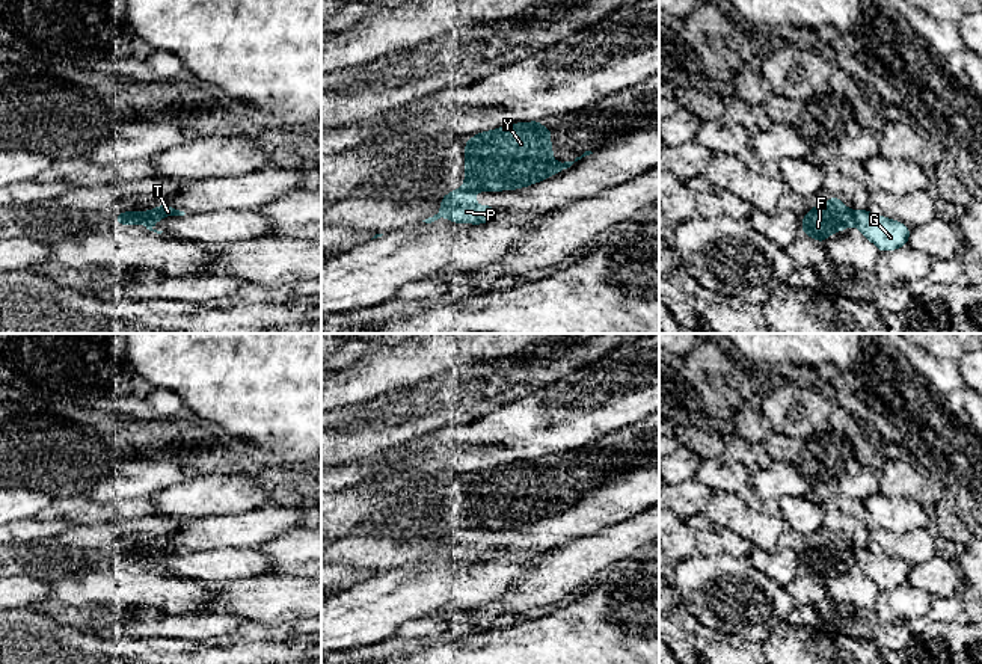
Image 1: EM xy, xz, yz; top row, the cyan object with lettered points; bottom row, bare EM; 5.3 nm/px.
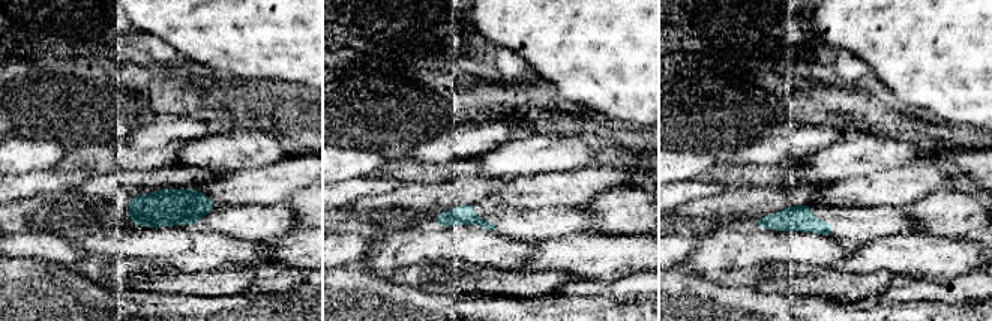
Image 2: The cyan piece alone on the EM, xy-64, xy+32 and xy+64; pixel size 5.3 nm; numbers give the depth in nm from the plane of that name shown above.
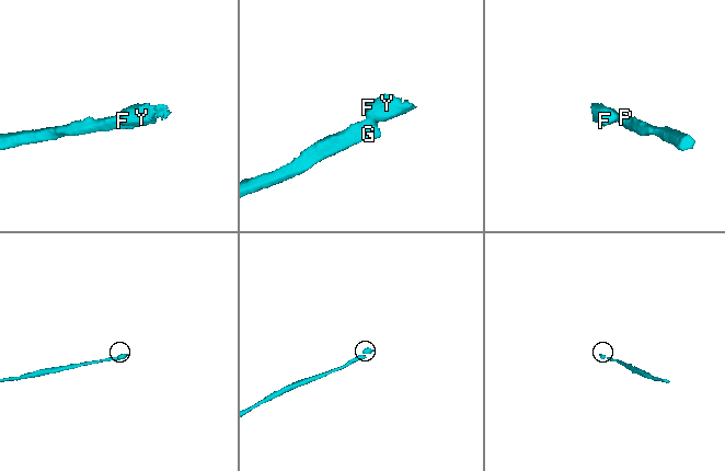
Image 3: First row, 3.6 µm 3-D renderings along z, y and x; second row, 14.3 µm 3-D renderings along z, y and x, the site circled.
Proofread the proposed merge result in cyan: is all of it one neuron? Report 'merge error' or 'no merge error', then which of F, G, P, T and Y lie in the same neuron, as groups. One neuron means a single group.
merge error | F T Y / G P

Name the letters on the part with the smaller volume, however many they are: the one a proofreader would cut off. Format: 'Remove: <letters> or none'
Remove: F, T, Y

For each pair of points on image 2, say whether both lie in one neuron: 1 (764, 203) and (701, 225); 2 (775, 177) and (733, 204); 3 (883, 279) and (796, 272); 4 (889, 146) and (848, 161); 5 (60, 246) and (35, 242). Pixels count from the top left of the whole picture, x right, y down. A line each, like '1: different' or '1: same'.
1: different
2: different
3: same
4: same
5: same

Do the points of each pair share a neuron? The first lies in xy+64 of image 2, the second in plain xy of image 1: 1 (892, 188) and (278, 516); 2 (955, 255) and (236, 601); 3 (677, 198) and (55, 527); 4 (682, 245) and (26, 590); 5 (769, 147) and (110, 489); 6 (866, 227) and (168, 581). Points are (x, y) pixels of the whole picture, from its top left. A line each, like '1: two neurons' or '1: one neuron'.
1: one neuron
2: one neuron
3: one neuron
4: one neuron
5: one neuron
6: two neurons

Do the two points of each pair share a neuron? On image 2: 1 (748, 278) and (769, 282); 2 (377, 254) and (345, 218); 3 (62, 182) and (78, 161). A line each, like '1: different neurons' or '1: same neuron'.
1: same neuron
2: different neurons
3: different neurons

